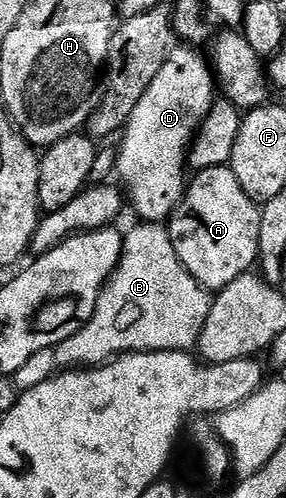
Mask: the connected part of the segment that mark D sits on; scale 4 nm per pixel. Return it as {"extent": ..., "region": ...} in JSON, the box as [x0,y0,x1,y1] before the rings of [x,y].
{"extent":[116,48,215,223],"region":[[[177,48],[169,55],[169,59],[159,68],[159,76],[151,80],[151,88],[143,92],[143,100],[135,104],[135,112],[131,112],[129,123],[120,135],[121,150],[116,151],[116,177],[121,177],[120,185],[127,191],[127,202],[133,205],[141,222],[164,223],[173,217],[173,211],[185,196],[187,185],[187,159],[191,143],[197,137],[197,131],[207,120],[215,101],[215,75],[210,63],[200,54],[197,48]]]}

